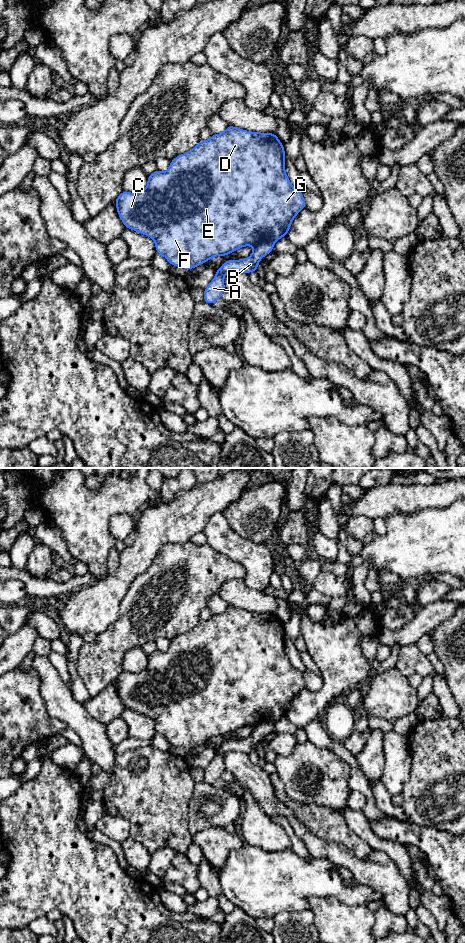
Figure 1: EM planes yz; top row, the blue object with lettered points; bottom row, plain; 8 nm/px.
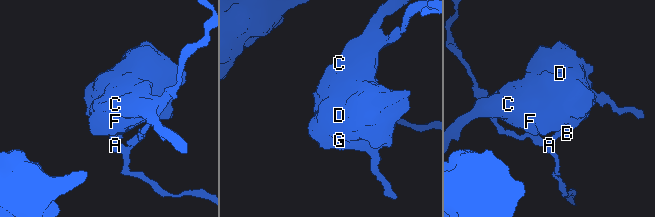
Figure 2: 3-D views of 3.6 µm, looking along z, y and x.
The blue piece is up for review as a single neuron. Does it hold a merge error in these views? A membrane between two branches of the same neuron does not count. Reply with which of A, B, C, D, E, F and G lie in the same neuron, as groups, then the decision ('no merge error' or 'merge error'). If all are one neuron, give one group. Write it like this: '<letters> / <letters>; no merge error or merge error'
A B / C D E F G; merge error

